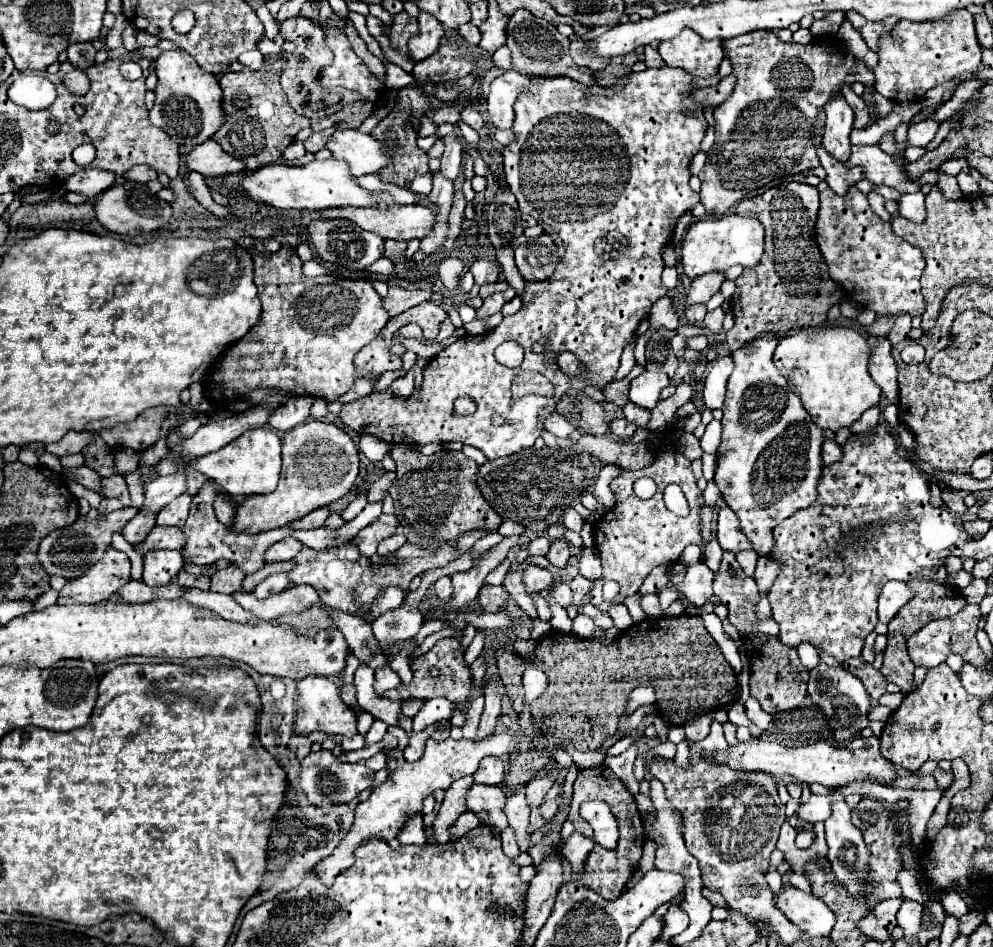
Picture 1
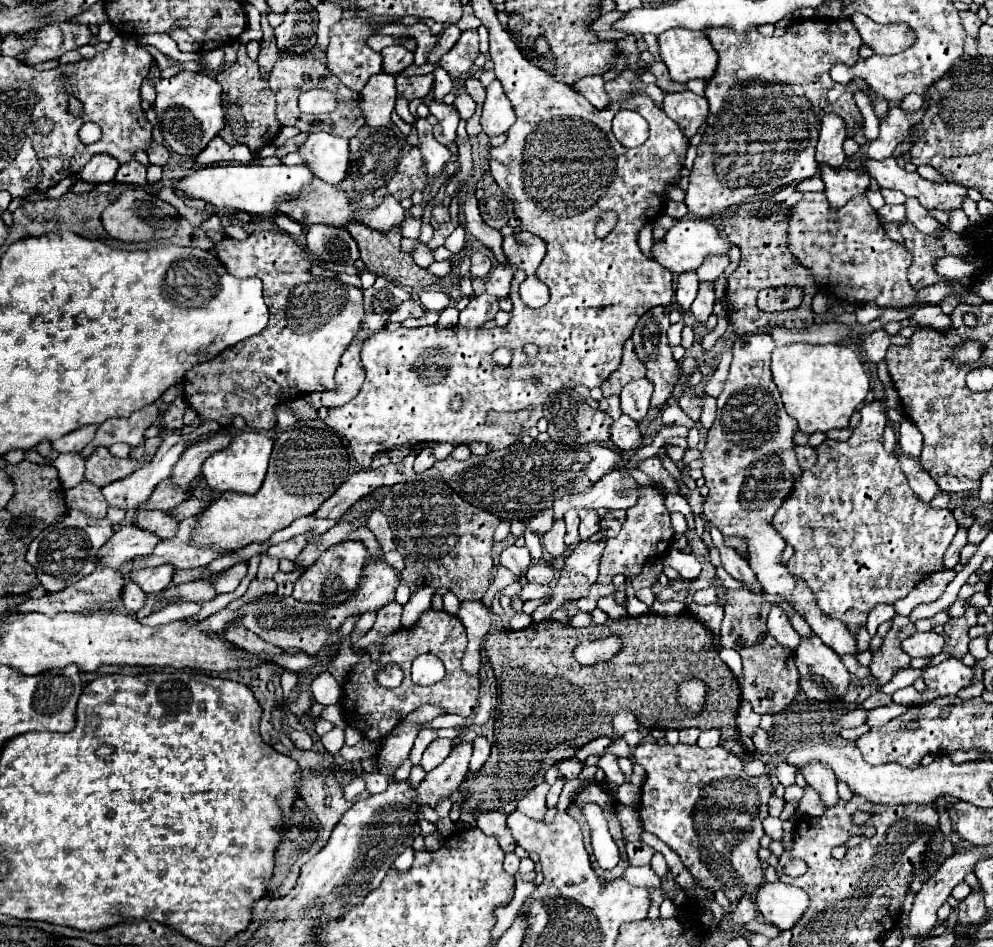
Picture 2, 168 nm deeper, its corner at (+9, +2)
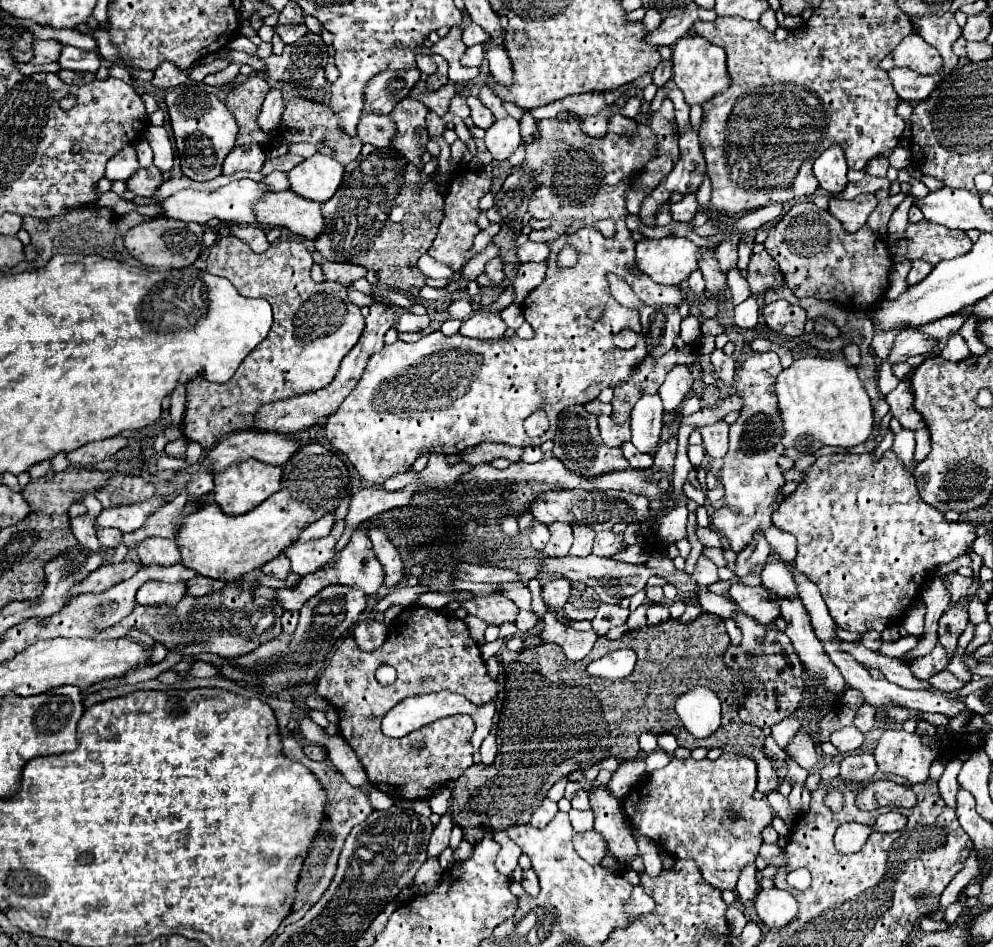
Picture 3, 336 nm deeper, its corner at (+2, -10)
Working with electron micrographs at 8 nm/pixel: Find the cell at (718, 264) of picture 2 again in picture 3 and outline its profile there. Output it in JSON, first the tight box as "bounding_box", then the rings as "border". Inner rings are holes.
{"bounding_box":[715,235,739,273],"border":[[[733,235],[729,241],[719,243],[719,247],[715,249],[715,259],[719,261],[721,273],[727,273],[729,269],[735,267],[735,263],[737,263],[737,243],[739,243],[739,235]]]}

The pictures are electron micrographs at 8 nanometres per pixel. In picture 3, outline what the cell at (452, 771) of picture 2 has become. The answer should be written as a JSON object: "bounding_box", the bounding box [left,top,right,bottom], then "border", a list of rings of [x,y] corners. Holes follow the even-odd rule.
{"bounding_box":[429,799,453,857],"border":[[[449,799],[449,807],[447,807],[447,813],[441,815],[441,821],[439,825],[433,829],[433,835],[431,835],[431,841],[429,841],[429,857],[437,857],[445,845],[449,843],[449,835],[451,835],[451,829],[453,829],[453,821],[451,821],[451,799]]]}

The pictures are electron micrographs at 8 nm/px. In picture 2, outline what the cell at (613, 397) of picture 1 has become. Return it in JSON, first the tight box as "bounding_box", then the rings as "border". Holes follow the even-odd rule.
{"bounding_box":[600,397,622,419],"border":[[[618,397],[600,399],[600,411],[608,413],[612,419],[618,419],[622,415],[622,411],[620,411],[620,399]]]}

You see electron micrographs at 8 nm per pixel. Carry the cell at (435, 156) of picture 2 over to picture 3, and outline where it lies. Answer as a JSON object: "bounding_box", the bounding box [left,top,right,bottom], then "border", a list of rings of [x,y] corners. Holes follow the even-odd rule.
{"bounding_box":[427,113,445,137],"border":[[[435,113],[427,115],[427,129],[431,137],[441,137],[445,131],[445,121],[441,121],[441,117],[437,117]]]}

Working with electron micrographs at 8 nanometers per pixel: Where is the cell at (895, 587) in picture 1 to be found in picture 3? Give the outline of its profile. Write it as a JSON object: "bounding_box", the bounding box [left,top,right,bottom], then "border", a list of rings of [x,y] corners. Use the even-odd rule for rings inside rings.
{"bounding_box":[861,631,881,651],"border":[[[869,631],[869,633],[863,633],[861,643],[863,643],[867,649],[877,651],[877,649],[881,647],[881,633],[879,633],[879,631]]]}

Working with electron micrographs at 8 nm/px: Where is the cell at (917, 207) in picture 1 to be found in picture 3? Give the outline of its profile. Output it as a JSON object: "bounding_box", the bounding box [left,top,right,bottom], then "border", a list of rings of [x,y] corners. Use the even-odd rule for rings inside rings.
{"bounding_box":[905,219,973,265],"border":[[[925,219],[909,225],[905,237],[909,239],[907,257],[911,261],[923,259],[933,265],[945,259],[955,259],[959,255],[965,255],[973,247],[973,241],[963,231],[951,231],[943,225],[929,223]]]}

